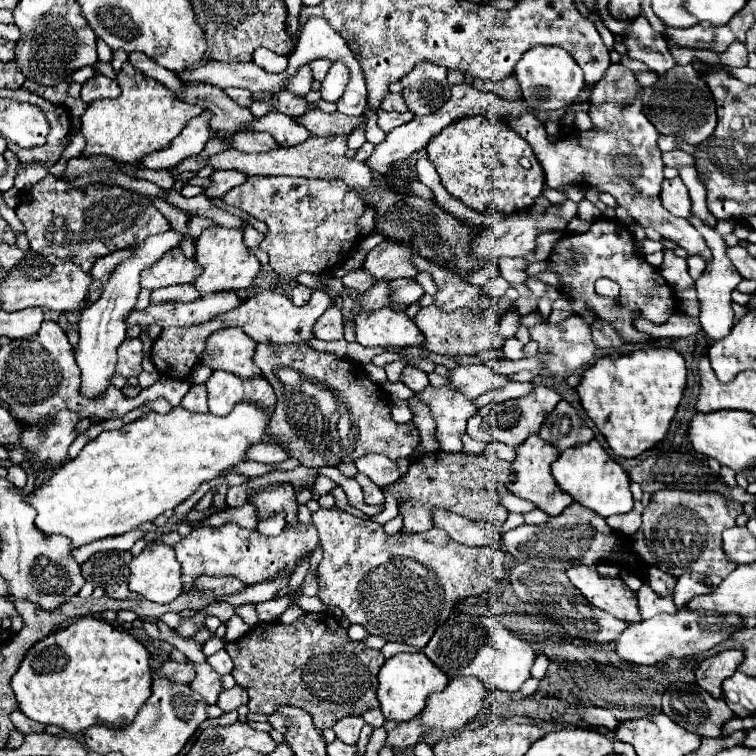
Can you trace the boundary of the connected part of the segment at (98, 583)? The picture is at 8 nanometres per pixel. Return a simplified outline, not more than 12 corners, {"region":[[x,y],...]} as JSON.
{"region":[[130,551],[94,553],[82,575],[112,599],[128,591]]}

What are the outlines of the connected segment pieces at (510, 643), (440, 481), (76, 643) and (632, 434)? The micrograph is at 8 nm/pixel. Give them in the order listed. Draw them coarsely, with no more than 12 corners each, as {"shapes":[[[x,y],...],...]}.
{"shapes":[[[452,615],[422,653],[514,693],[536,659],[492,617]],[[428,453],[386,487],[402,531],[444,507],[502,529],[508,461]],[[98,617],[38,641],[18,709],[78,733],[148,701],[150,653]],[[682,353],[600,357],[576,391],[614,455],[664,439]]]}

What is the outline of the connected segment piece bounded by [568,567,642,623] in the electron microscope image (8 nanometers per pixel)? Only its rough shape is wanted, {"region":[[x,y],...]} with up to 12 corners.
{"region":[[570,567],[590,605],[626,623],[642,621],[636,593],[620,577]]}

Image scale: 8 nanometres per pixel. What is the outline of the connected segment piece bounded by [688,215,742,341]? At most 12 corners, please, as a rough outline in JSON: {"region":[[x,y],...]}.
{"region":[[698,217],[688,219],[712,251],[696,279],[700,323],[712,341],[734,327],[732,291],[742,281],[726,243]]}

